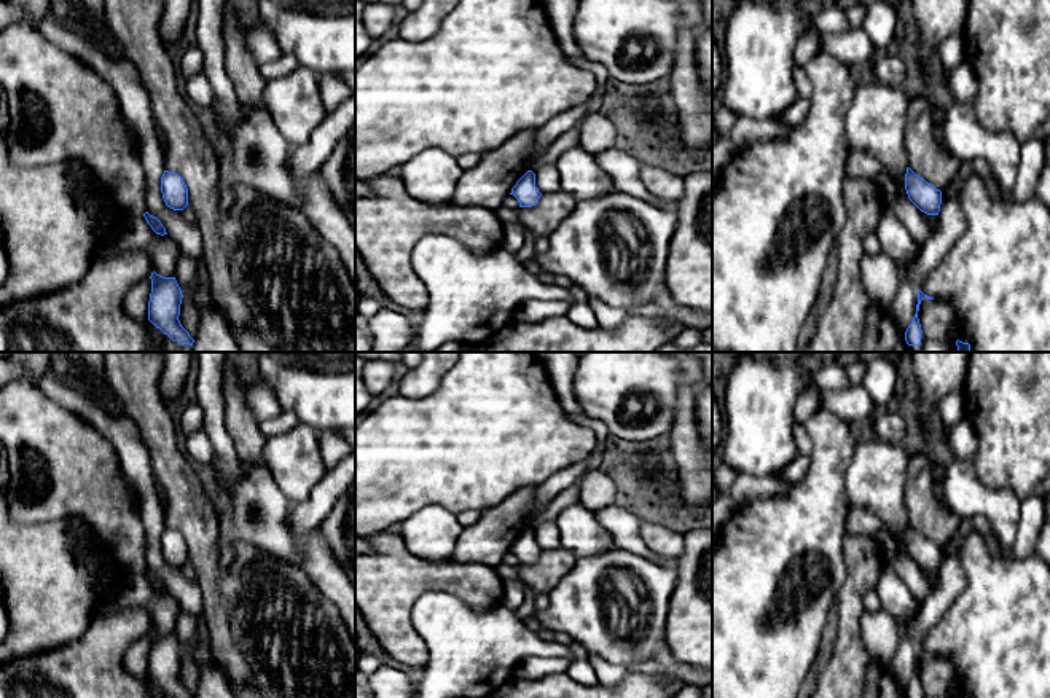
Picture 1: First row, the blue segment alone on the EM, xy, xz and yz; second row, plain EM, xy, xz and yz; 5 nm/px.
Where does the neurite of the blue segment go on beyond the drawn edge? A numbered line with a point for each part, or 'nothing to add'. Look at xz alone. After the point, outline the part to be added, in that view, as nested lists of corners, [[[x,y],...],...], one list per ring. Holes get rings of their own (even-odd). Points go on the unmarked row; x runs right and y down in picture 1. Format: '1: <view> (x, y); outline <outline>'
nothing to add

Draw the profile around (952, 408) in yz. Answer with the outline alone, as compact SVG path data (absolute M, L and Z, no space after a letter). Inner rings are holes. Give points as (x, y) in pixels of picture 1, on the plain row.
M956 390L945 395L934 408L943 430L951 429L956 422L966 418L964 390Z

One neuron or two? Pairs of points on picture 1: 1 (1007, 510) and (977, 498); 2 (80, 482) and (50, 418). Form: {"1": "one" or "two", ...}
{"1": "one", "2": "one"}

